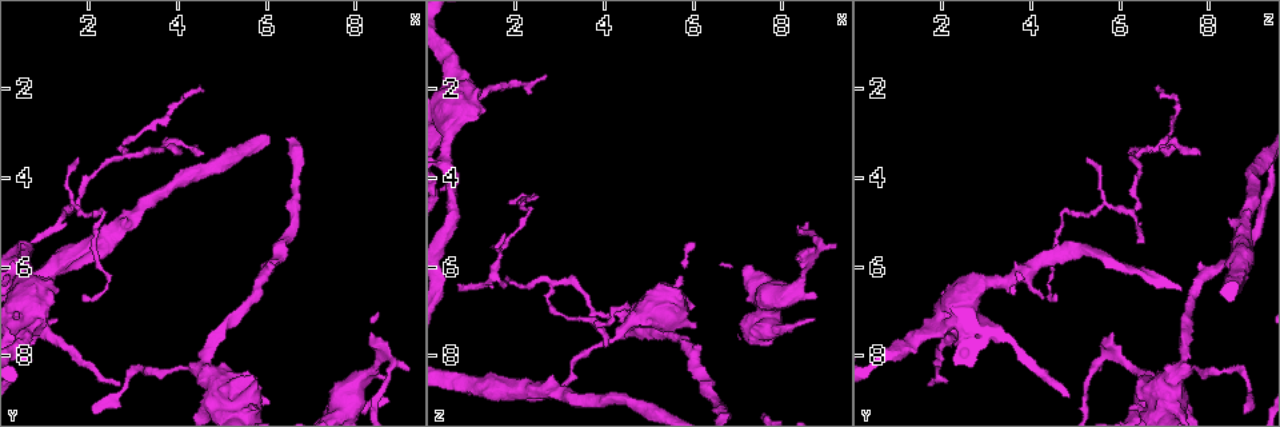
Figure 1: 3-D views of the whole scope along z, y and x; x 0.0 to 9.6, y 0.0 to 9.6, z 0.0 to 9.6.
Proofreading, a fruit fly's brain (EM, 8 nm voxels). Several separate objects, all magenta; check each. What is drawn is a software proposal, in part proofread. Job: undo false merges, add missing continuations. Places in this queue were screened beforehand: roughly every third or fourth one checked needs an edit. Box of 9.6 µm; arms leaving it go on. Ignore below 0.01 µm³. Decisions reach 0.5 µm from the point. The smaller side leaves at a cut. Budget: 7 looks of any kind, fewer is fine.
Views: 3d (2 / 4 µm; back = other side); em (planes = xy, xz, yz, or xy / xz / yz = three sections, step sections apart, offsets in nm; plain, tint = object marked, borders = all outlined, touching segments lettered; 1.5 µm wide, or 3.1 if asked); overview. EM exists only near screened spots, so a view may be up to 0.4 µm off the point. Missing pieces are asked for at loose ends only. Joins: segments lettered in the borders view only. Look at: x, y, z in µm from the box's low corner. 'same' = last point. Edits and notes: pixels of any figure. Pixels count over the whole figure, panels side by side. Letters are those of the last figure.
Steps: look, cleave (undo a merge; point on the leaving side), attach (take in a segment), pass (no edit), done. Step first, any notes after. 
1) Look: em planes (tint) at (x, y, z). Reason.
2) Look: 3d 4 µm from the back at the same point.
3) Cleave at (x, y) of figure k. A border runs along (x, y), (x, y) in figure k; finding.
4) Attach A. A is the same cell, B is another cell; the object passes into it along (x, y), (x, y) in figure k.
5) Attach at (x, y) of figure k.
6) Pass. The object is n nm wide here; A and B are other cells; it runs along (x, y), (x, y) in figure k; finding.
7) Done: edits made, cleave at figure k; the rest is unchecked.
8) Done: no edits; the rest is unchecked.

Look: em planes (borders) at (1.60, 4.75, 6.15). Abrupt turn.

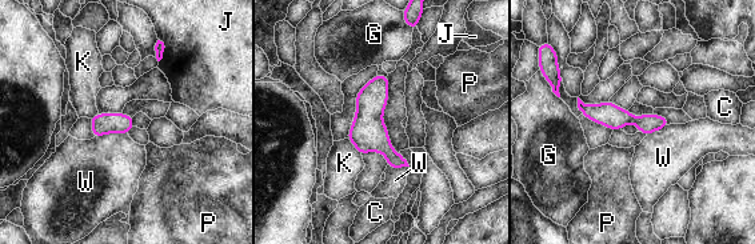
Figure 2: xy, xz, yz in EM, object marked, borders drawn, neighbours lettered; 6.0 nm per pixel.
Pass. C, G, J, K, P and W are other cells; all the same neuron.

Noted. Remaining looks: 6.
Look: em planes (borders) at (2.75, 3.50, 6.30). Three-way junction.

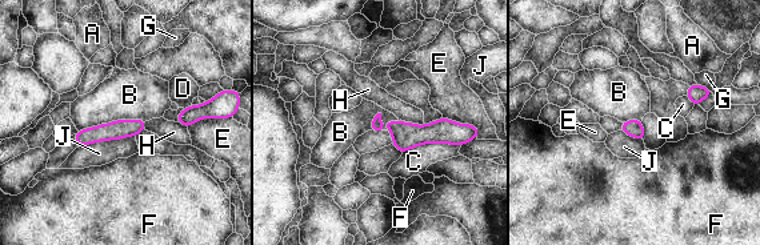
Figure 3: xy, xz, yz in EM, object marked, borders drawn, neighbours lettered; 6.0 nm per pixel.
Pass. A, B, C, D, E, F, G, H and J are other cells; continuous, no second neuron.

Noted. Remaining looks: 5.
Look: 3d 2 µm at (4.65, 3.50, 7.00). Thin end.

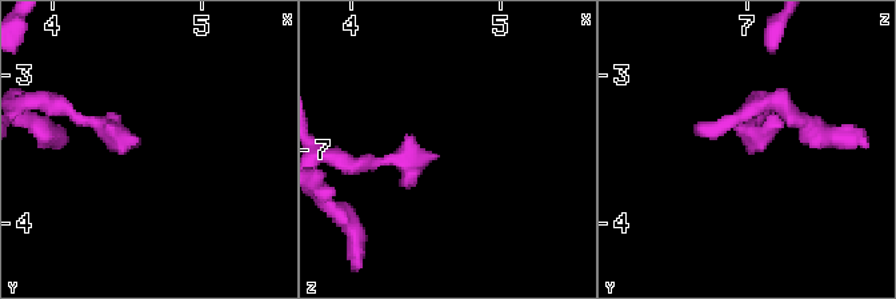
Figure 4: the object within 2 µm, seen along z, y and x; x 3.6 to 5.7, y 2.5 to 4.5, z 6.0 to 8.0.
Look: em xz step 8 (borders) at (4.58, 3.44, 7.04).

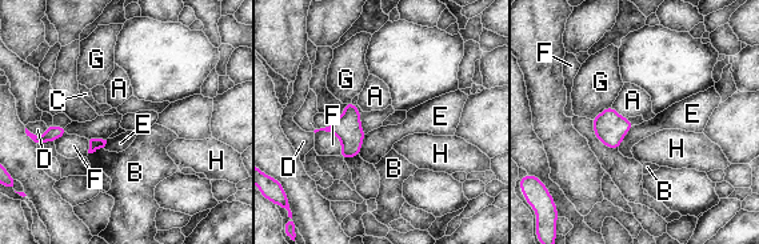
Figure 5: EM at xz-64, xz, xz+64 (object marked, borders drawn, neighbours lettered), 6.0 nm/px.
Look: em planes (borders) at the same point.

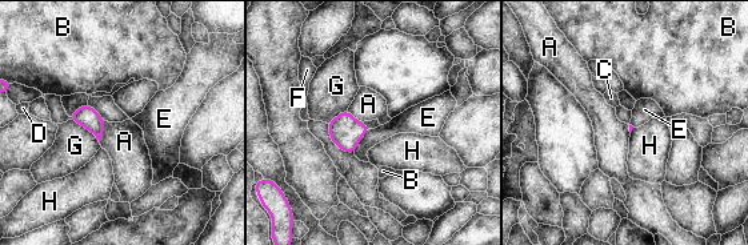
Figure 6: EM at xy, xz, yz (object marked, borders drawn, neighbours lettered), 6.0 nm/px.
Pass. A, B, C, D, E, F, G and H are other cells; a border runs along (106, 121), (106, 128), (99, 141) in figure 6; none of them fits.

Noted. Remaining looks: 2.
Done: no edits; the rest is unchecked.

